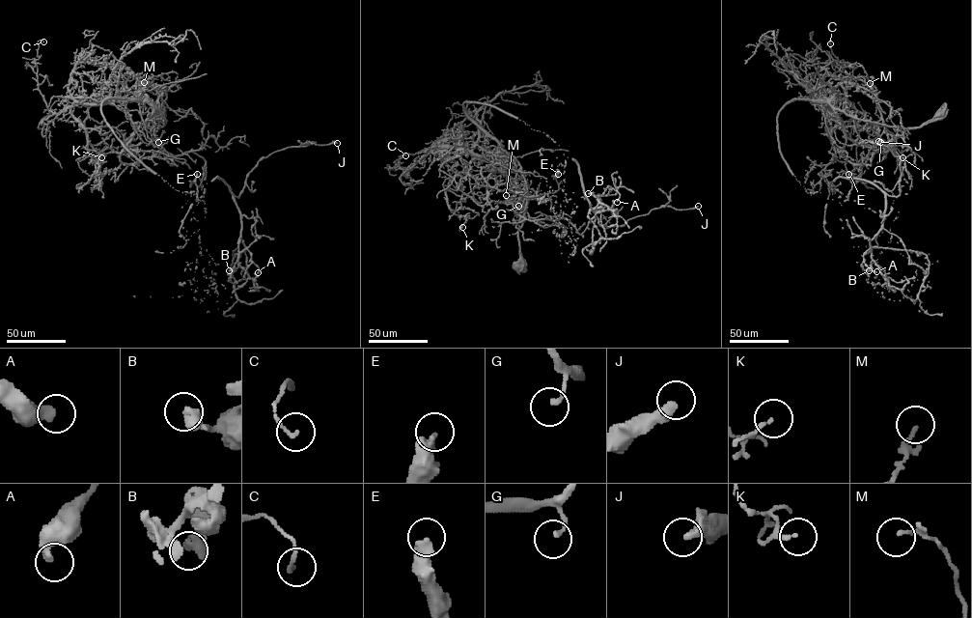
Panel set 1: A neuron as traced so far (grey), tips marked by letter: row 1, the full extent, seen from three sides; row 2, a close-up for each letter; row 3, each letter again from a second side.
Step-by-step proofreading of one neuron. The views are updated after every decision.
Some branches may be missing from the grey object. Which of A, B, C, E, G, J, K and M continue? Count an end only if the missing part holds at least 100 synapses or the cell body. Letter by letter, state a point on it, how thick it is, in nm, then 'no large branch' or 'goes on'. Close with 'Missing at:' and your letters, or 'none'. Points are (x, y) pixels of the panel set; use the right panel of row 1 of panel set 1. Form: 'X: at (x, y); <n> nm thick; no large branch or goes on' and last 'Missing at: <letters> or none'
A: at (876, 271); 380 nm thick; no large branch
B: at (869, 270); 500 nm thick; no large branch
C: at (830, 43); 140 nm thick; no large branch
E: at (848, 174); 440 nm thick; no large branch
G: at (880, 142); 140 nm thick; no large branch
J: at (878, 141); 280 nm thick; no large branch
K: at (902, 157); 100 nm thick; no large branch
M: at (870, 83); 90 nm thick; no large branch
Missing at: none

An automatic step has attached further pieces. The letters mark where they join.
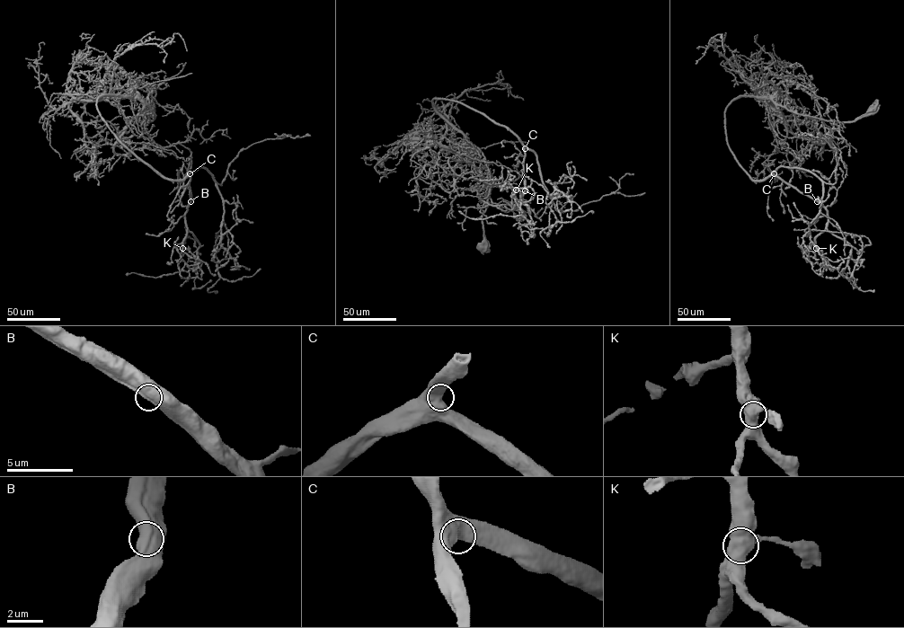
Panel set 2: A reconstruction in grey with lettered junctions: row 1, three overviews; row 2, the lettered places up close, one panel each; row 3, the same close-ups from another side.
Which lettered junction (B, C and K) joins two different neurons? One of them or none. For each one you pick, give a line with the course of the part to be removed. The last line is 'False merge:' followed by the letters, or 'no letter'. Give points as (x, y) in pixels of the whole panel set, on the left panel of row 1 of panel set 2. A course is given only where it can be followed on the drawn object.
False merge: no letter

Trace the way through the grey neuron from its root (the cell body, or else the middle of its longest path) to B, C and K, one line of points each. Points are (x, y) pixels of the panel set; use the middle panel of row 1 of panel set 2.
B: (483, 248), (491, 181), (486, 161), (434, 109), (434, 99), (461, 102), (518, 137), (525, 153), (525, 190)
C: (483, 248), (491, 181), (486, 161), (432, 100), (453, 100), (483, 112), (525, 148)
K: (483, 248), (486, 161), (434, 99), (461, 102), (518, 137), (525, 153), (518, 201), (516, 190)

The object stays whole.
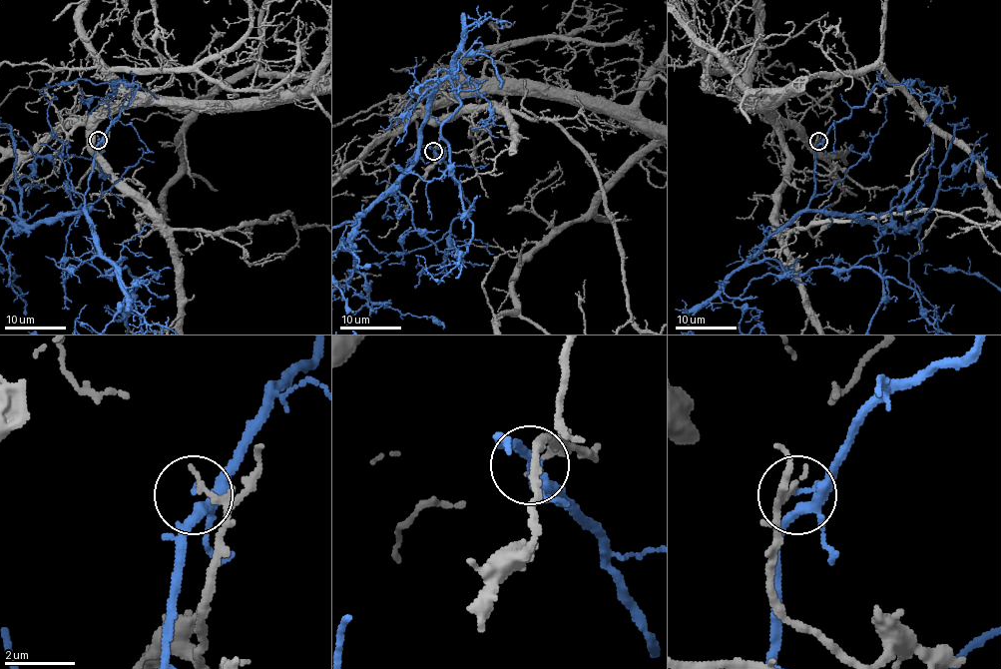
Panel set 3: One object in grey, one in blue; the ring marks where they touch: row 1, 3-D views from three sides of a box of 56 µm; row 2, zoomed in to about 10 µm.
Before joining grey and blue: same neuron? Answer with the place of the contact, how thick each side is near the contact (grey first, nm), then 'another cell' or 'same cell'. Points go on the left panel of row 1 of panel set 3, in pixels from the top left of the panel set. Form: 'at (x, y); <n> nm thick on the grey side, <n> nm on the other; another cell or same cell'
at (98, 140); 190 nm thick on the grey side, 200 nm on the other; another cell

